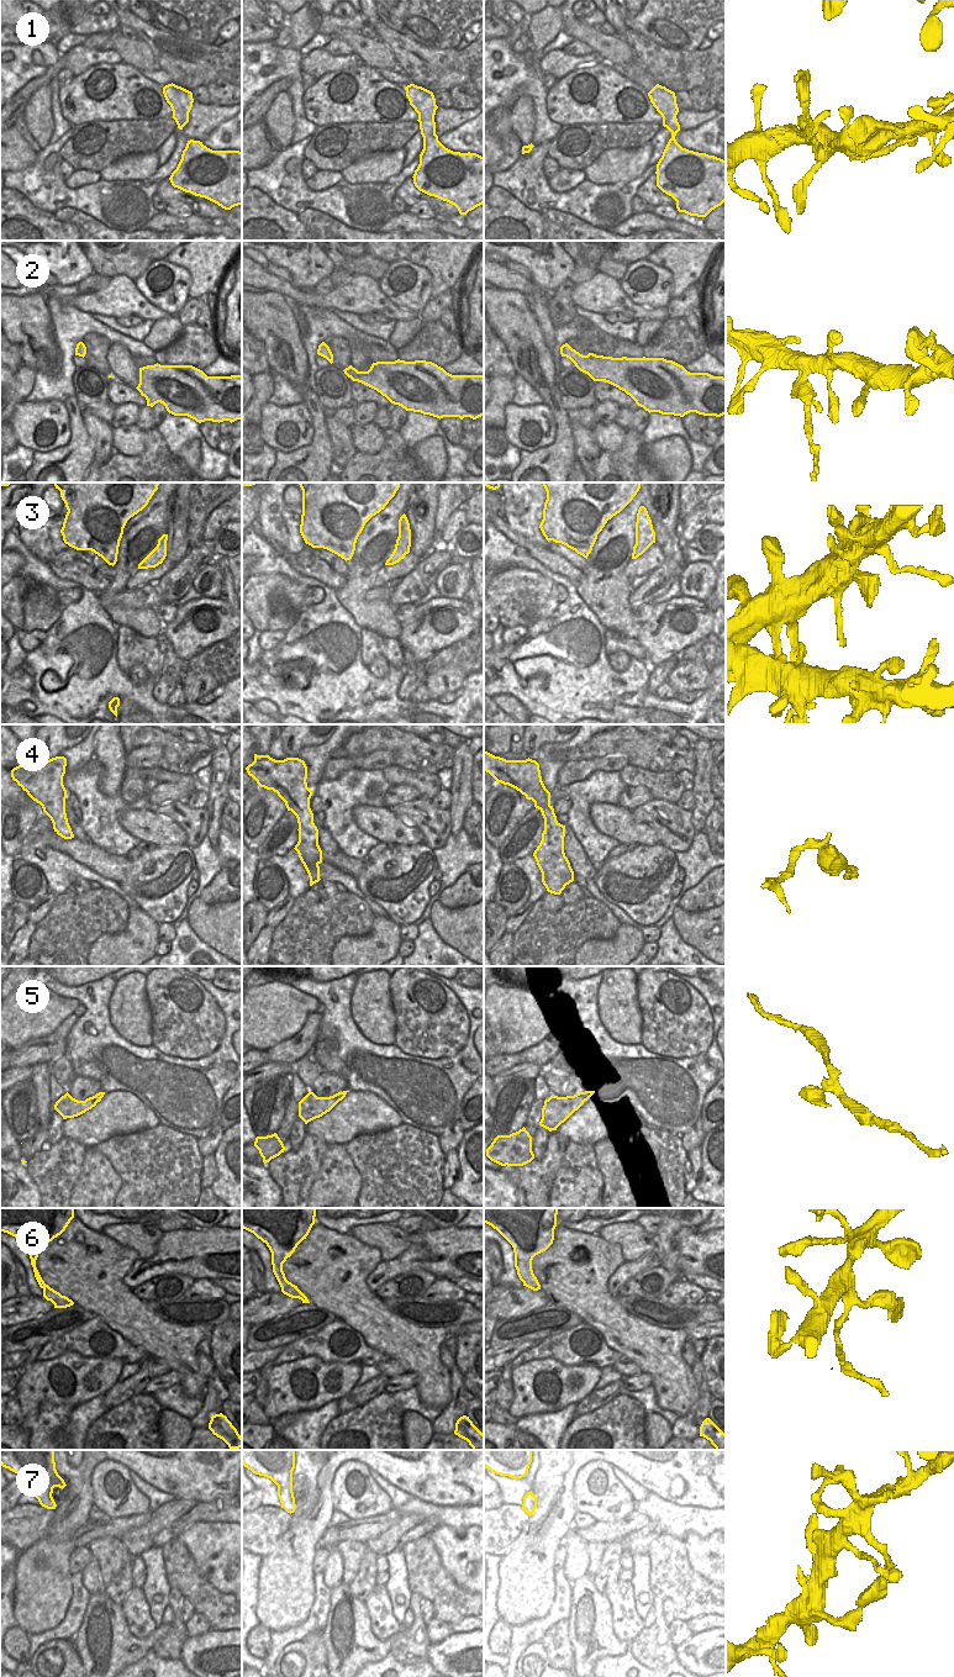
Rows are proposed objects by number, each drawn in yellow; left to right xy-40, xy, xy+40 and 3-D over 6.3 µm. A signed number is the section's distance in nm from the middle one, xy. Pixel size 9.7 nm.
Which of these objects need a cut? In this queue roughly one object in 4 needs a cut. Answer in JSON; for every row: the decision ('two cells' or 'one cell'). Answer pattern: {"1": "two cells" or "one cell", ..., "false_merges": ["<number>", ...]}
{"1": "one cell", "2": "one cell", "3": "one cell", "4": "one cell", "5": "one cell", "6": "two cells", "7": "two cells", "false_merges": ["6", "7"]}

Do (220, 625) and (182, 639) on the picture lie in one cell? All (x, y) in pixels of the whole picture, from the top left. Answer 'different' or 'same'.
same

